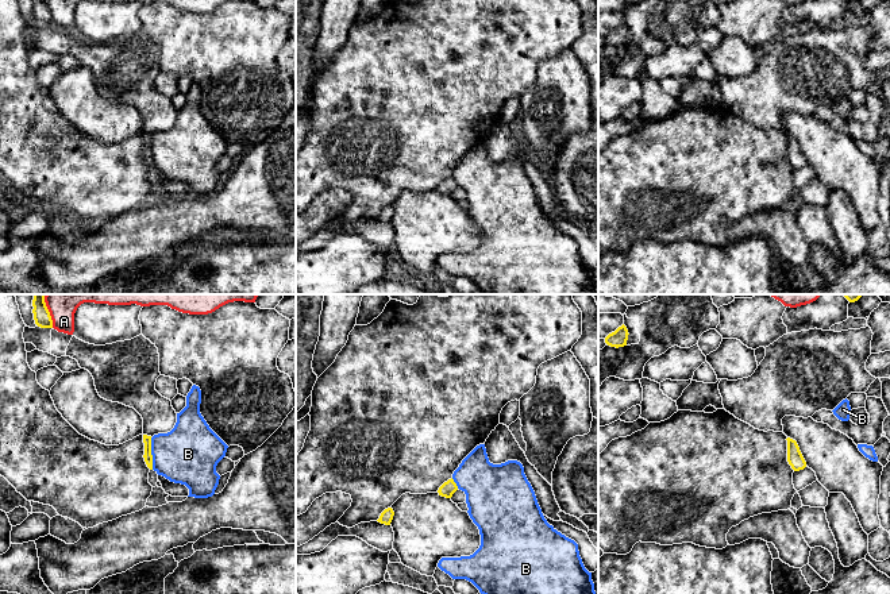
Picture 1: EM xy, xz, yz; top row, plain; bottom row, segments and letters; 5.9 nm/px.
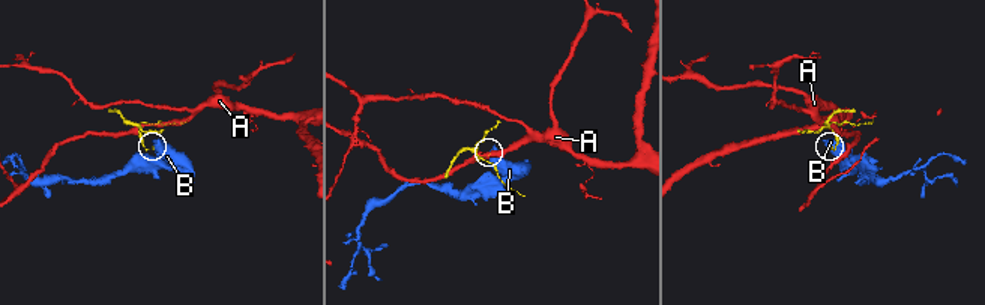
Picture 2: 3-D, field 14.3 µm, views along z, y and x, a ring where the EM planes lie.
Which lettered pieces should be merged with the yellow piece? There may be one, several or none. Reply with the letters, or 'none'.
none

